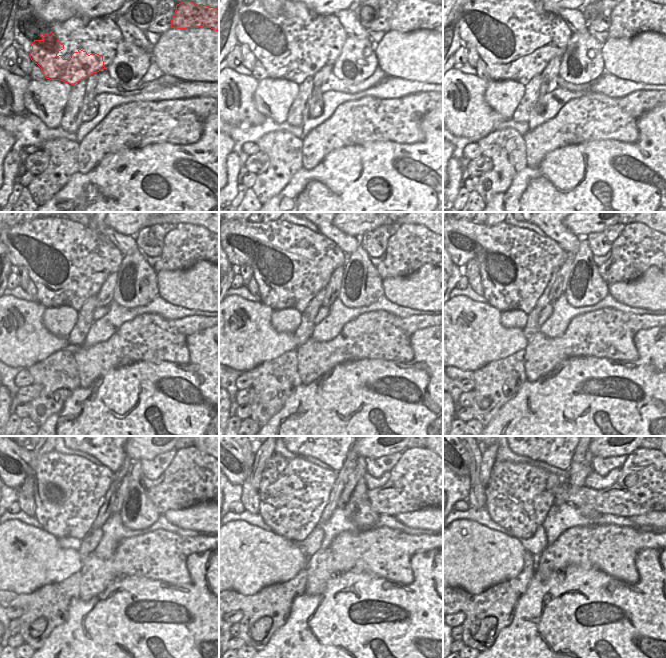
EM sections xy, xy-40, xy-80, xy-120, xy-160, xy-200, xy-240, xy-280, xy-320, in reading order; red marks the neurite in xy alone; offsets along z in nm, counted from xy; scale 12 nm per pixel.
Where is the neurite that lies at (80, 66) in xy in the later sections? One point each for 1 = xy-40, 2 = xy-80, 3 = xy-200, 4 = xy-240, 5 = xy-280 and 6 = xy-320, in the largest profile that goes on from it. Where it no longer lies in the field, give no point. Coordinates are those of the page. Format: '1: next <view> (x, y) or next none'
1: next xy-40 (272, 53)
2: next xy-80 (496, 53)
3: next xy-200 (502, 291)
4: next xy-240 (57, 516)
5: next xy-280 (295, 520)
6: next xy-320 (520, 519)

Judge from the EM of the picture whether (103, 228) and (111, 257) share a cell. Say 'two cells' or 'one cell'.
two cells

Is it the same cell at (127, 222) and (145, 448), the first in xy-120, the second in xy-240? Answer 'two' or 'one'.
one

